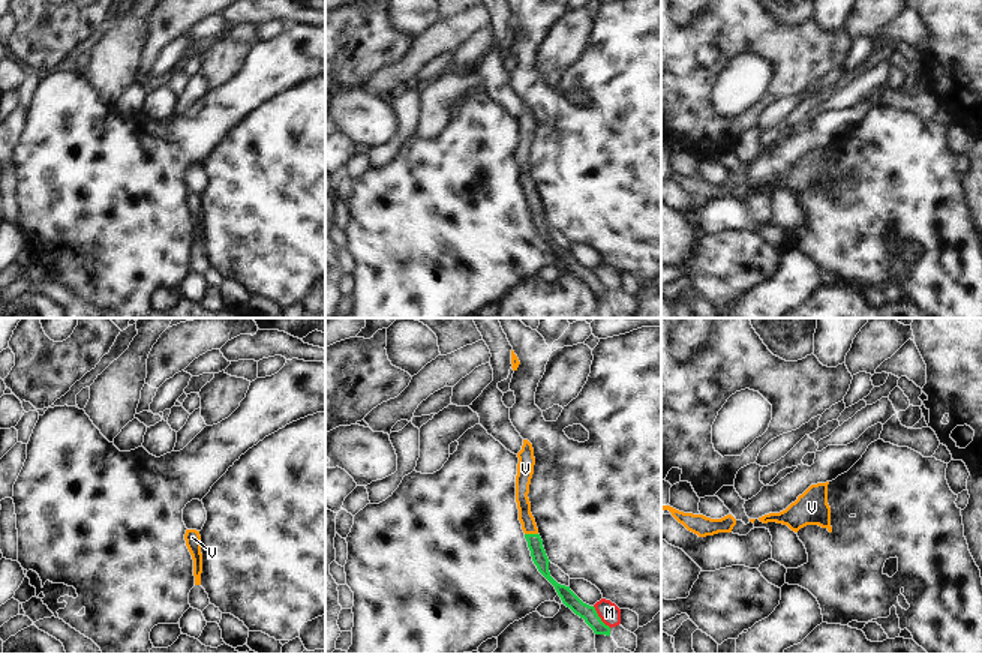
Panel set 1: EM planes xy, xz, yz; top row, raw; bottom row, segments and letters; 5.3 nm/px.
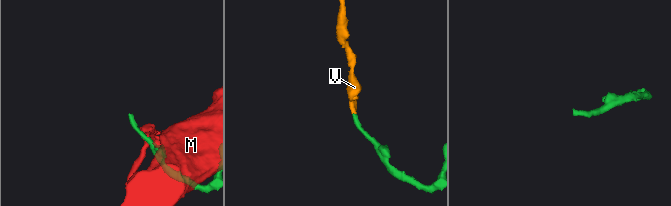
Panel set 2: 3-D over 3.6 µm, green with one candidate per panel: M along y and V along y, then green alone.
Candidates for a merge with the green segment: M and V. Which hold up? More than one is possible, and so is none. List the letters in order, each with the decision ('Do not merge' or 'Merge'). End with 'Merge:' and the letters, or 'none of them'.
M: Do not merge
V: Merge
Merge: V

